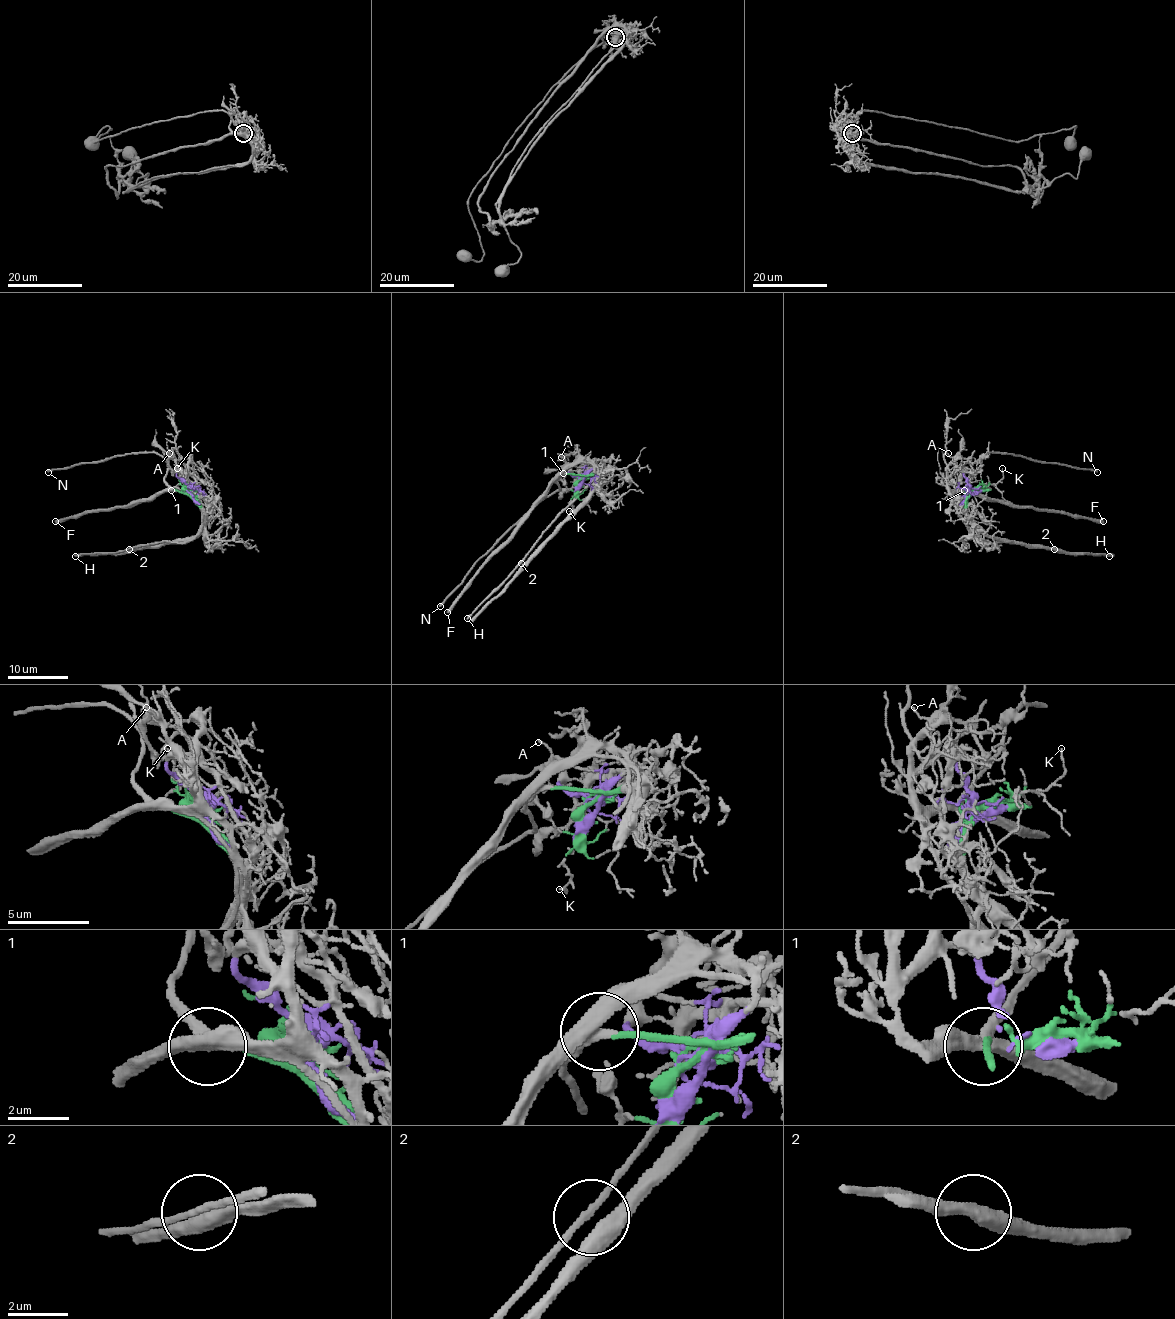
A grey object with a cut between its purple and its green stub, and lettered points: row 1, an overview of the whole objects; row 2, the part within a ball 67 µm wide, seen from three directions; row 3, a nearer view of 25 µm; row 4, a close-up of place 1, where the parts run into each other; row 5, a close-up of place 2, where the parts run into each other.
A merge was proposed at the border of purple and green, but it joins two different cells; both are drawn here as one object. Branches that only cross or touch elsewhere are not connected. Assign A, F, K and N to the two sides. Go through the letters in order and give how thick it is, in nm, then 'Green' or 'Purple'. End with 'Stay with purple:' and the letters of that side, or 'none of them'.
A: Thickness 100 nm. Purple
F: Thickness 420 nm. Purple
K: Thickness 120 nm. Green
N: Thickness 240 nm. Green
Stay with purple: A, F

